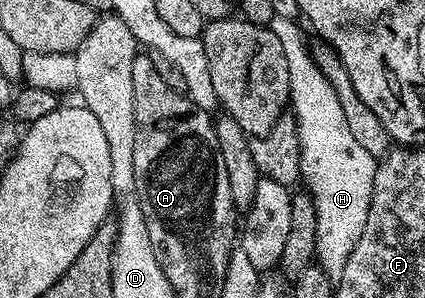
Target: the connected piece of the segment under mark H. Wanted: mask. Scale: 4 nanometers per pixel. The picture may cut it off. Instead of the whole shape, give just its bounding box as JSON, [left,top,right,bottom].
[270,16,376,278]

